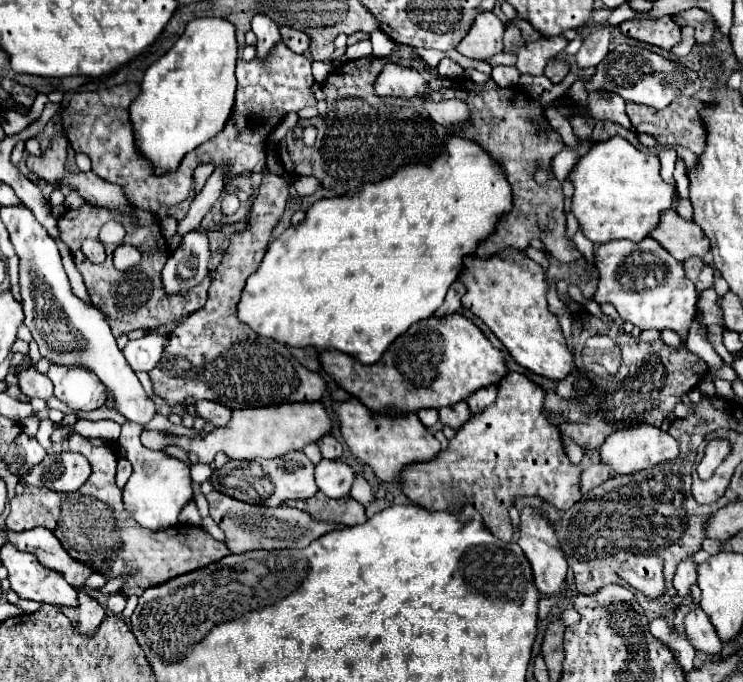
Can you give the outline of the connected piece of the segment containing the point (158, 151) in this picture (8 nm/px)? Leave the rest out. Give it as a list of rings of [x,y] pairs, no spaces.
[[[203,17],[193,19],[175,45],[149,65],[141,81],[141,95],[129,107],[129,115],[137,149],[145,159],[157,163],[157,175],[161,171],[177,171],[177,163],[189,151],[225,127],[235,103],[235,61],[235,27],[219,17]]]

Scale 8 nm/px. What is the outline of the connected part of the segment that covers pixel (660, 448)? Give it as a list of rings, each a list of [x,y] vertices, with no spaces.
[[[639,423],[637,427],[631,427],[627,431],[617,431],[609,435],[609,439],[605,439],[605,443],[601,445],[601,461],[607,463],[615,475],[635,473],[635,471],[671,461],[677,455],[679,455],[679,443],[667,431],[647,423]]]

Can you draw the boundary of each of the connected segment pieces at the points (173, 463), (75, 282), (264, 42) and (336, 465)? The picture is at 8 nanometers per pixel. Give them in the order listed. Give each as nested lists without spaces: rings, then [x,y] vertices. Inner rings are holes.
[[[125,421],[123,427],[121,427],[119,445],[127,451],[127,459],[133,465],[133,475],[129,477],[129,481],[123,489],[123,503],[125,503],[125,509],[131,513],[131,517],[139,525],[143,525],[151,531],[161,531],[161,529],[169,529],[169,527],[177,525],[177,521],[179,521],[177,517],[179,517],[181,509],[193,499],[193,481],[191,481],[191,475],[189,475],[189,463],[187,461],[177,459],[177,457],[169,457],[163,451],[151,451],[147,447],[143,447],[141,441],[139,441],[141,431],[143,431],[143,425],[133,423],[133,421]]]
[[[56,240],[56,244],[57,244],[59,252],[61,254],[62,263],[63,263],[64,269],[66,271],[66,274],[69,278],[73,293],[78,298],[82,299],[83,301],[85,301],[87,303],[92,303],[92,301],[87,293],[87,289],[85,287],[83,278],[82,278],[81,274],[79,273],[79,271],[77,270],[74,262],[72,261],[72,256],[69,251],[69,248],[61,240]]]
[[[255,15],[251,27],[253,27],[253,33],[257,35],[257,55],[255,57],[265,61],[269,53],[273,51],[273,47],[281,41],[279,27],[265,15]]]
[[[321,459],[321,463],[315,465],[317,487],[327,497],[333,497],[333,499],[349,495],[351,485],[353,485],[353,477],[355,477],[355,471],[349,465],[345,465],[343,461],[337,461],[337,459],[335,461]]]

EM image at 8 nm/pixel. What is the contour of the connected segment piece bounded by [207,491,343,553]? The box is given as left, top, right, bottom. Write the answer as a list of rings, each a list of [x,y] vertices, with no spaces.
[[[211,491],[207,495],[209,501],[209,515],[217,521],[217,525],[225,533],[225,545],[231,553],[245,553],[255,549],[303,549],[317,537],[327,535],[333,529],[343,529],[339,523],[329,523],[321,519],[313,519],[309,513],[299,511],[295,507],[259,507],[249,505],[237,499],[231,499],[223,493]]]

